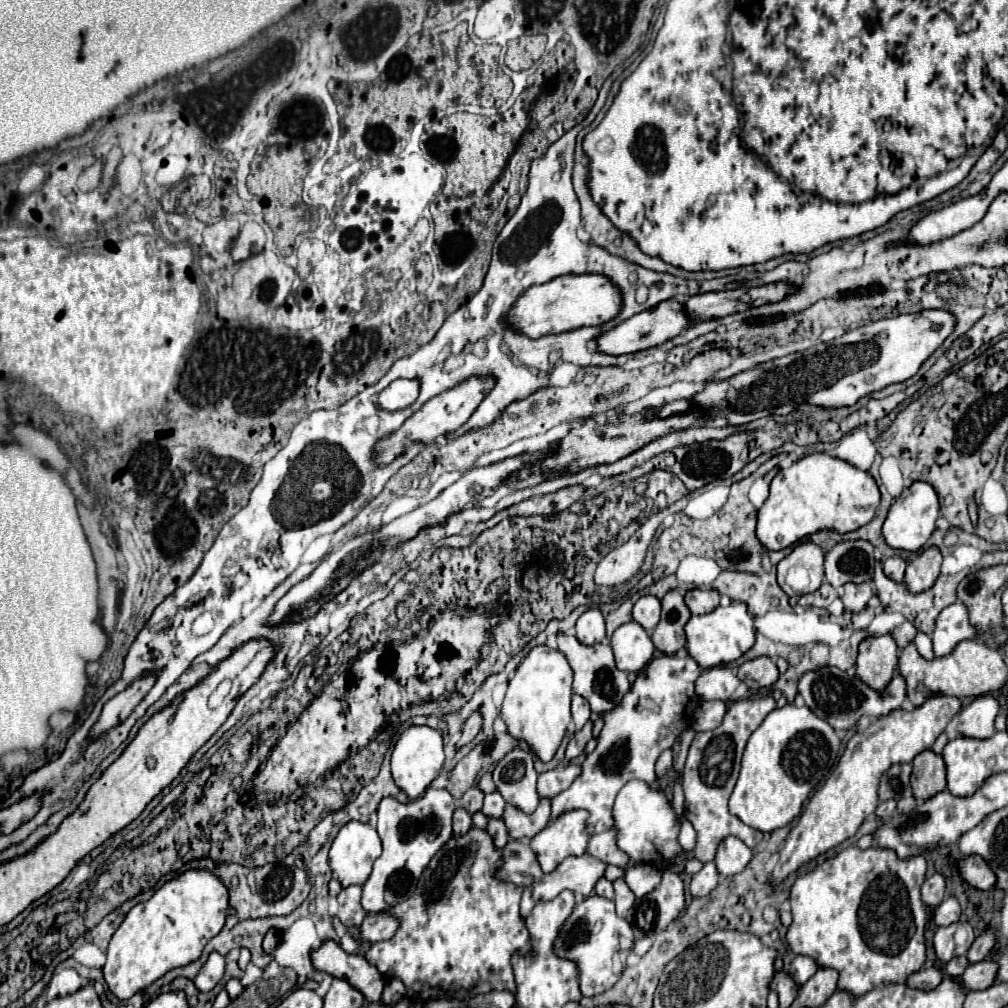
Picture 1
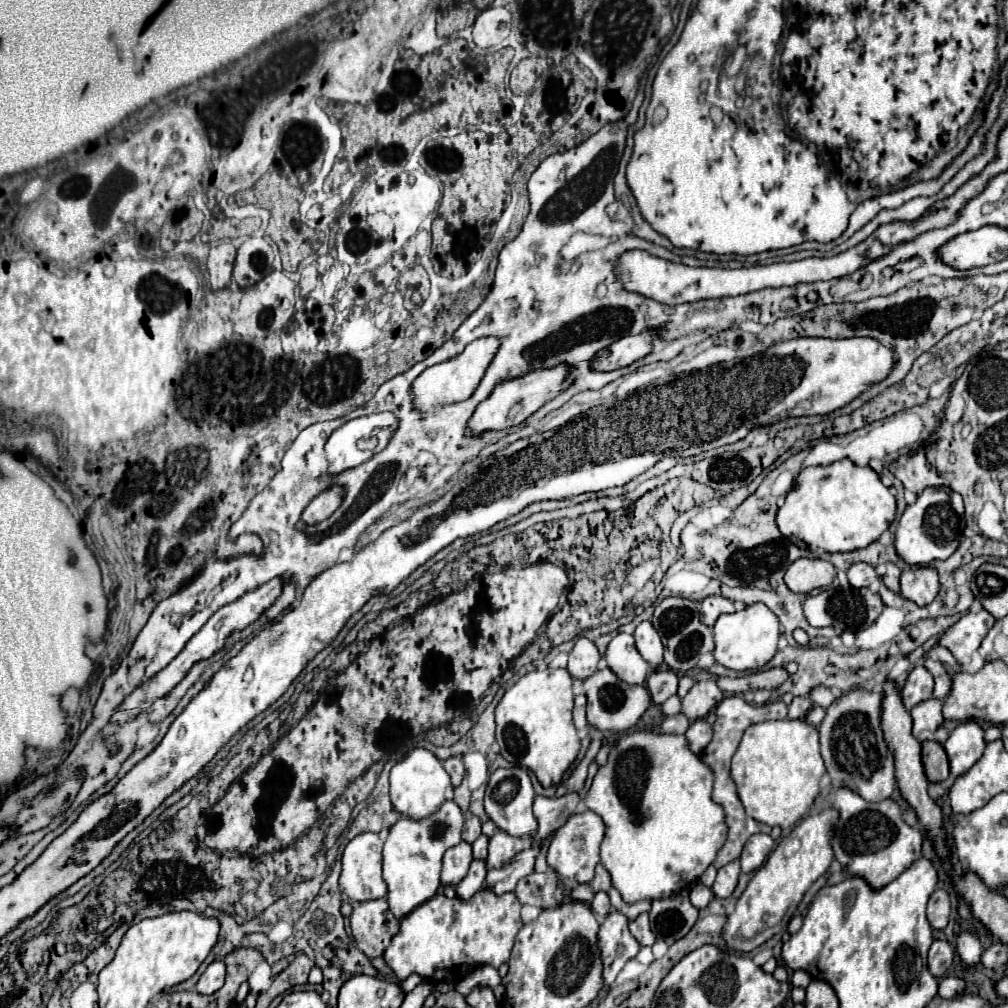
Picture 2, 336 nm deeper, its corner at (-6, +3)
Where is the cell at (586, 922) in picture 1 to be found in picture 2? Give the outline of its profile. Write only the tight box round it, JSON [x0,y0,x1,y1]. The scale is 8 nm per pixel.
[600,910,640,984]

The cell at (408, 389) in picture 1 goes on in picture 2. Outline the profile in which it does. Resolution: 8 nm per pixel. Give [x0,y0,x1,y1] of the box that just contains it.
[324,414,394,474]

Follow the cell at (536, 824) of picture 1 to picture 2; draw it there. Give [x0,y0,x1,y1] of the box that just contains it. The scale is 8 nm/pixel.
[486,830,532,868]

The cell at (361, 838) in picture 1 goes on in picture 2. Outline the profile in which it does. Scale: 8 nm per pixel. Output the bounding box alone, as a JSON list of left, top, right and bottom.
[340,832,388,902]

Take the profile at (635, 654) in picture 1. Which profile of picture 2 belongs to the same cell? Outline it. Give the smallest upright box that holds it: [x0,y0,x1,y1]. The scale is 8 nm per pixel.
[604,632,650,684]

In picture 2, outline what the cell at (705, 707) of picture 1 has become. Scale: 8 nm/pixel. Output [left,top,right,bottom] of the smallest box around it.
[686,720,712,754]

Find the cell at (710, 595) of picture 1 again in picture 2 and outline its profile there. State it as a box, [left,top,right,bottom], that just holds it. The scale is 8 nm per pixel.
[700,596,734,626]

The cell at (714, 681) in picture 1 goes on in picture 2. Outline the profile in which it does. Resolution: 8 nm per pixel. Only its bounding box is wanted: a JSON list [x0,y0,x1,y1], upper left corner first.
[682,680,724,720]

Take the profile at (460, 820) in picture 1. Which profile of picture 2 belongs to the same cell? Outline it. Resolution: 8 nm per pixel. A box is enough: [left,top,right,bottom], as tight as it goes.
[440,842,472,888]

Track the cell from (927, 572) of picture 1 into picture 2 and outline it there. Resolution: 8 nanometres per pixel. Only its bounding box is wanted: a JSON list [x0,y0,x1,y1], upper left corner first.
[900,566,940,606]

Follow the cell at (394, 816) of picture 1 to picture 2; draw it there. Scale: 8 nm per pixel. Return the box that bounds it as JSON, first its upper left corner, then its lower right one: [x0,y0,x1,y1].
[384,802,464,918]

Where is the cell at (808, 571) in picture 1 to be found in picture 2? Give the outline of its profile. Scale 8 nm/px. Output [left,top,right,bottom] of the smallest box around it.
[786,558,836,594]

